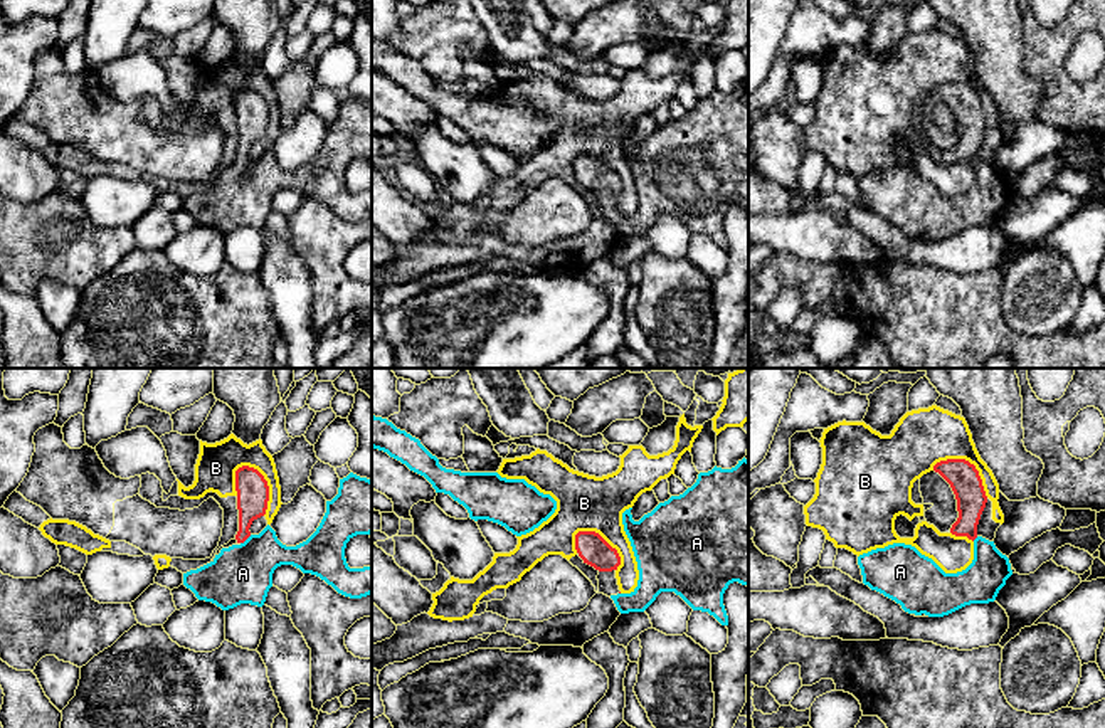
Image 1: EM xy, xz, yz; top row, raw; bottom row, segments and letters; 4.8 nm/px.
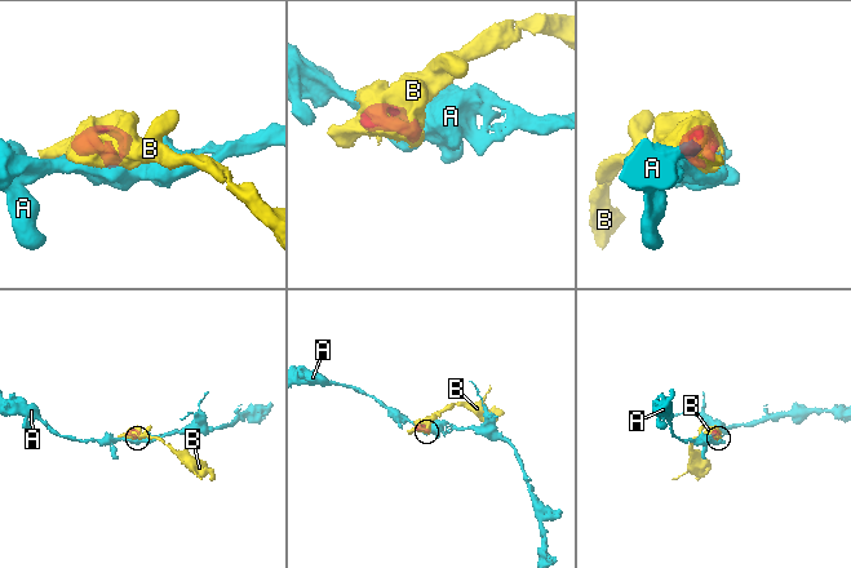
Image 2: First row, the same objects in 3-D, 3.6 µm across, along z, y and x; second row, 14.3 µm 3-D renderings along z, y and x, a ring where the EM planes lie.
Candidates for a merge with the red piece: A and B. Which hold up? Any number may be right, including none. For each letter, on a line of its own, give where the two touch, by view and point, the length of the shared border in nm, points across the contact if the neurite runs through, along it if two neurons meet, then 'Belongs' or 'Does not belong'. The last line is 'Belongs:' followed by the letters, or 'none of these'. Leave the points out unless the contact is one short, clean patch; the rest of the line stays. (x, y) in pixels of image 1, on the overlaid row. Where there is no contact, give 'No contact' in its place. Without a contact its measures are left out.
A: Touches red at xy (246, 538). Shared border 70 nm. Path across: xy (253, 493), (244, 522), (246, 538), (246, 570), (243, 574). Belongs
B: Touches red at xy (268, 486). Shared border 260 nm. Does not belong
Belongs: A

